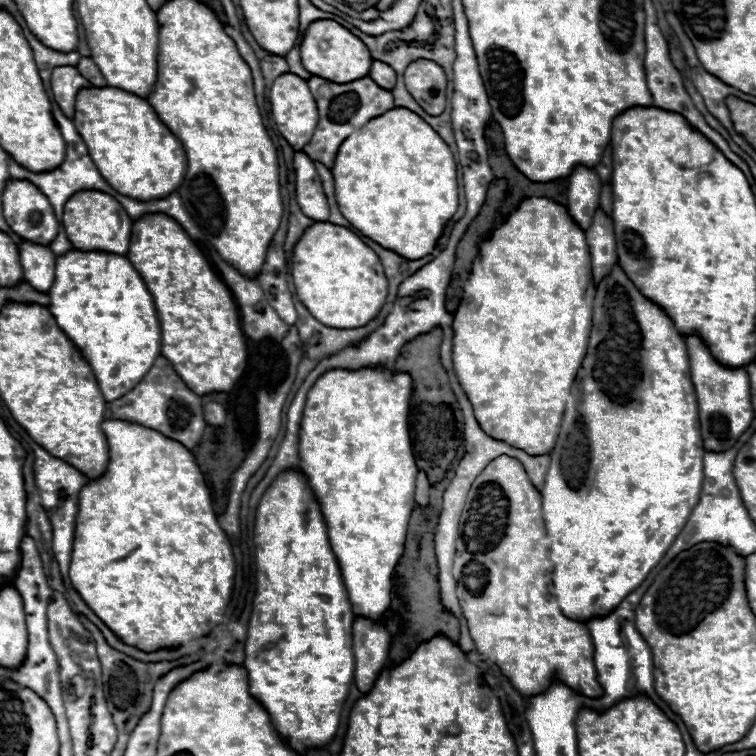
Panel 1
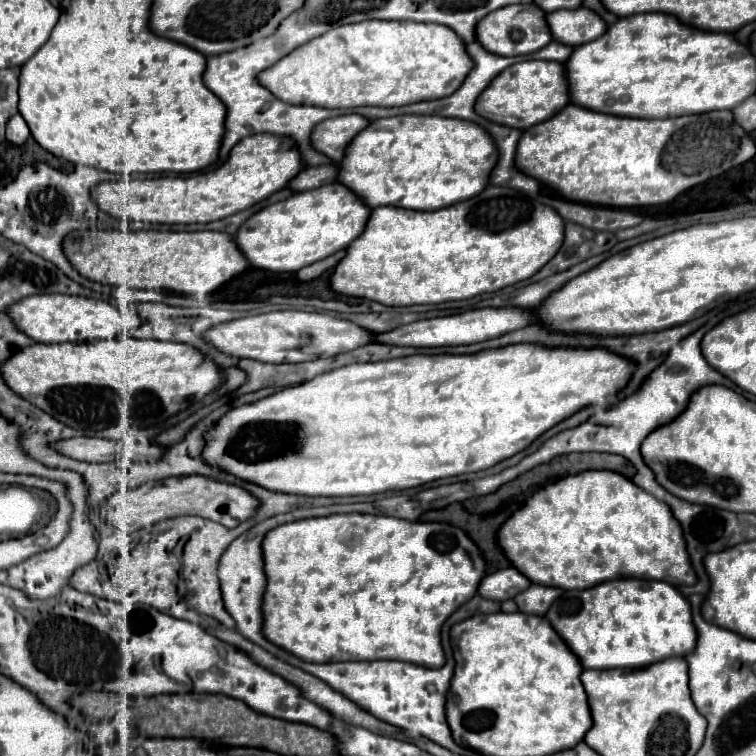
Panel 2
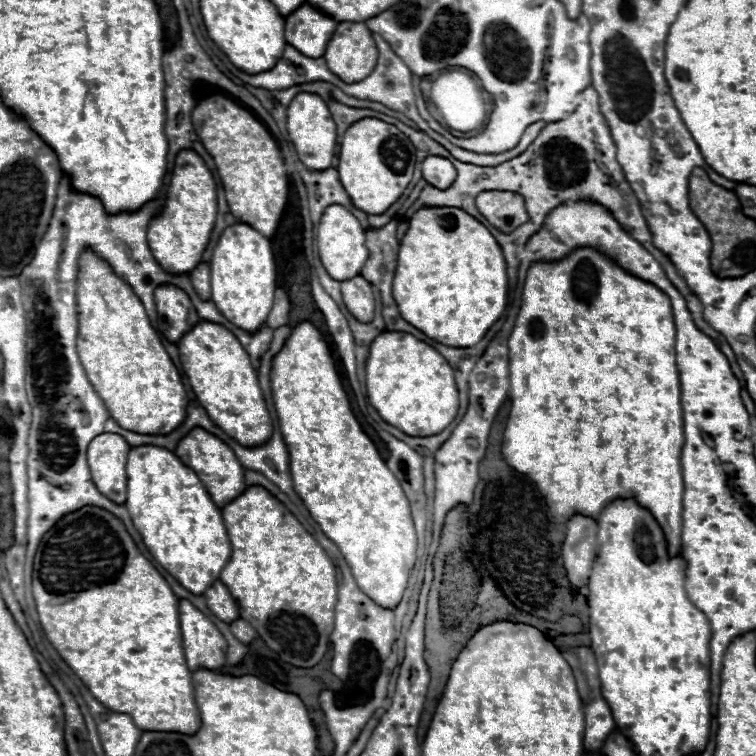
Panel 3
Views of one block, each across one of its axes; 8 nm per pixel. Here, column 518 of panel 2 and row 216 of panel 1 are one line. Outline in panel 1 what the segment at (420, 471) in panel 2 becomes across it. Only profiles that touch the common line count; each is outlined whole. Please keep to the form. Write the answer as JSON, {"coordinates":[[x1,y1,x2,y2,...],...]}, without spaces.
{"coordinates":[[392,108,392,112,384,112,384,116,376,116,376,120,370,120,368,124,364,124,364,130,356,130,352,132,344,144,340,146,336,158,334,158,334,166,330,168,332,176,334,176,334,192,336,192,336,202,338,202,338,208,342,212,342,216,356,228,360,230,364,236,372,238,374,242,378,242,380,246,388,248,388,250,394,250,396,254,408,258,408,260,416,260,416,258,422,258,426,254,430,254,434,250,434,244,436,244,436,238,440,236,442,232,442,226,454,216,456,208,458,208,458,190,456,190,456,162,454,162,454,156,450,152,450,148,444,144,444,140,428,126,424,124,424,120,410,112,408,108]]}

